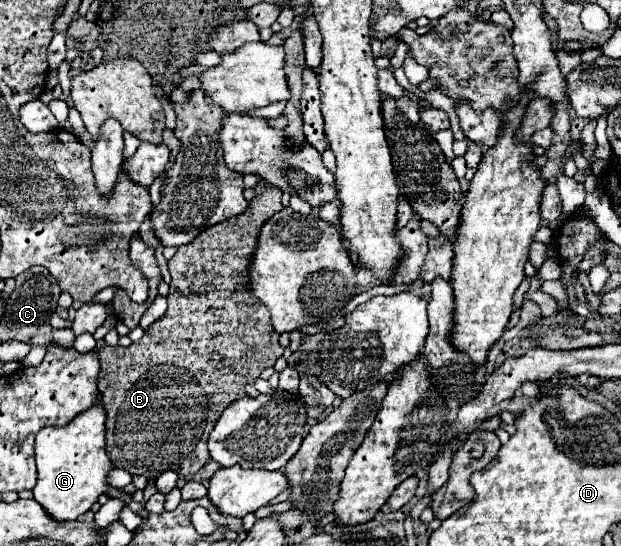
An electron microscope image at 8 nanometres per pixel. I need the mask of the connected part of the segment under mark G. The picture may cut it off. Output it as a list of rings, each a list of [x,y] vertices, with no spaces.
[[[94,404],[90,410],[78,414],[66,426],[48,426],[36,436],[36,466],[38,480],[32,488],[32,498],[44,506],[44,512],[56,522],[76,520],[88,512],[98,498],[110,488],[104,480],[112,470],[112,462],[106,454],[106,412],[102,404]]]

